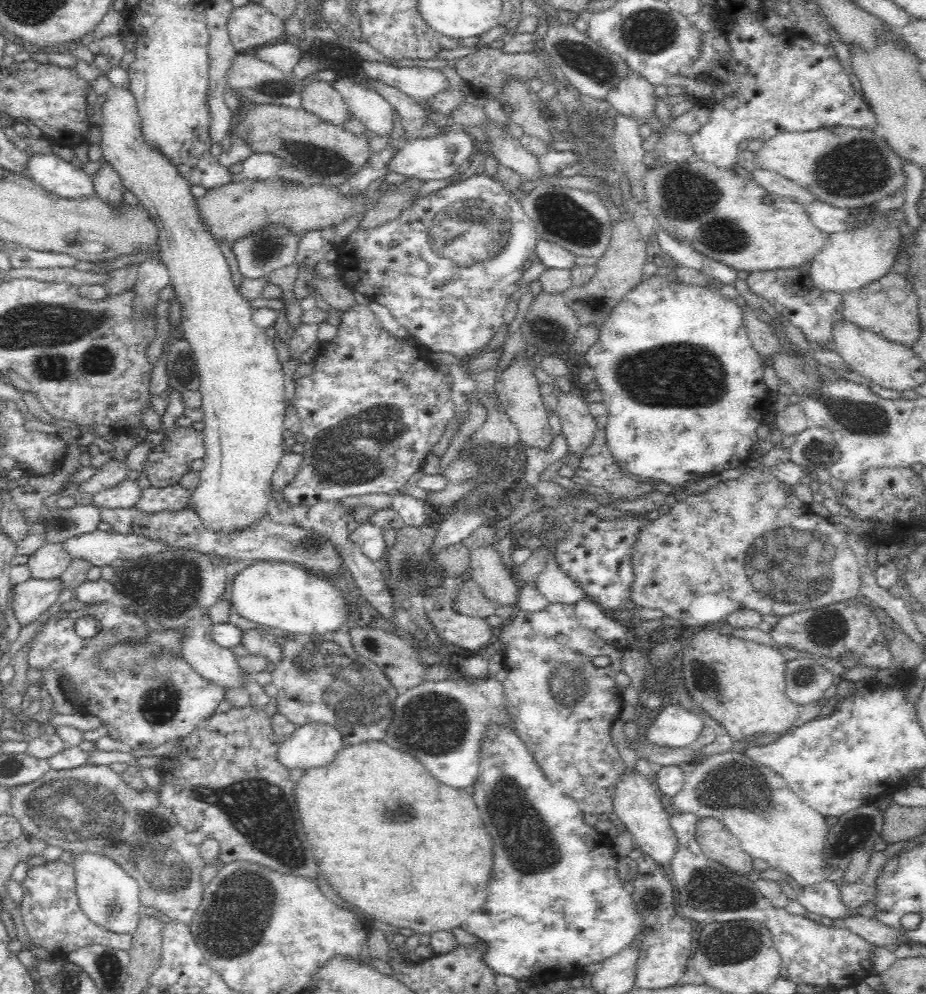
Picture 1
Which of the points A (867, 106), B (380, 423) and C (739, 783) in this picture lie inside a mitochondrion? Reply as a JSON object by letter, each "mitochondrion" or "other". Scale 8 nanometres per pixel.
{"A":"other","B":"mitochondrion","C":"mitochondrion"}

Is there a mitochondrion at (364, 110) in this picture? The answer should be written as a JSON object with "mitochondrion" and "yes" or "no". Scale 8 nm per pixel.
{"mitochondrion":"no"}

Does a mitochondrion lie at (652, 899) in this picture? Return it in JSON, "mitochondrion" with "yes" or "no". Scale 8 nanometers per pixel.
{"mitochondrion":"yes"}

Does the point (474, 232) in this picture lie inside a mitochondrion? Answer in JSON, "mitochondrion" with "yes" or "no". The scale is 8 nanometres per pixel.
{"mitochondrion":"yes"}

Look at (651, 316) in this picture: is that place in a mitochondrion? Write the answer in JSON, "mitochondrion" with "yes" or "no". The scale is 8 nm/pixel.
{"mitochondrion":"no"}

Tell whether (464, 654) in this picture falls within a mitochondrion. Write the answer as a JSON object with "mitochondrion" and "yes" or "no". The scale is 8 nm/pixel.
{"mitochondrion":"no"}

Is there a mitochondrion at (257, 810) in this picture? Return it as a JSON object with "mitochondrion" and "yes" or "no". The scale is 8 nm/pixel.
{"mitochondrion":"yes"}

